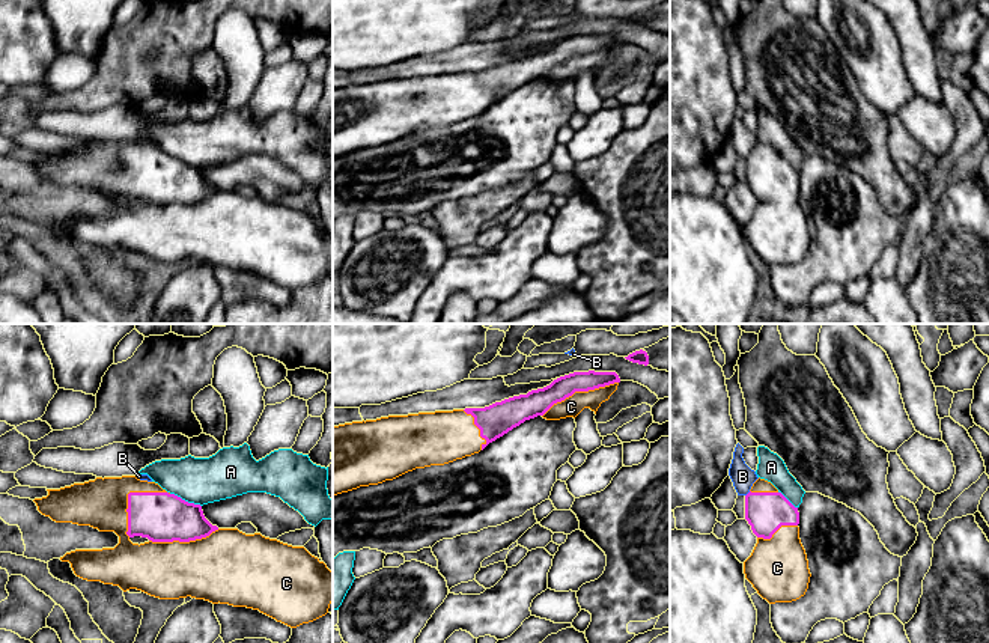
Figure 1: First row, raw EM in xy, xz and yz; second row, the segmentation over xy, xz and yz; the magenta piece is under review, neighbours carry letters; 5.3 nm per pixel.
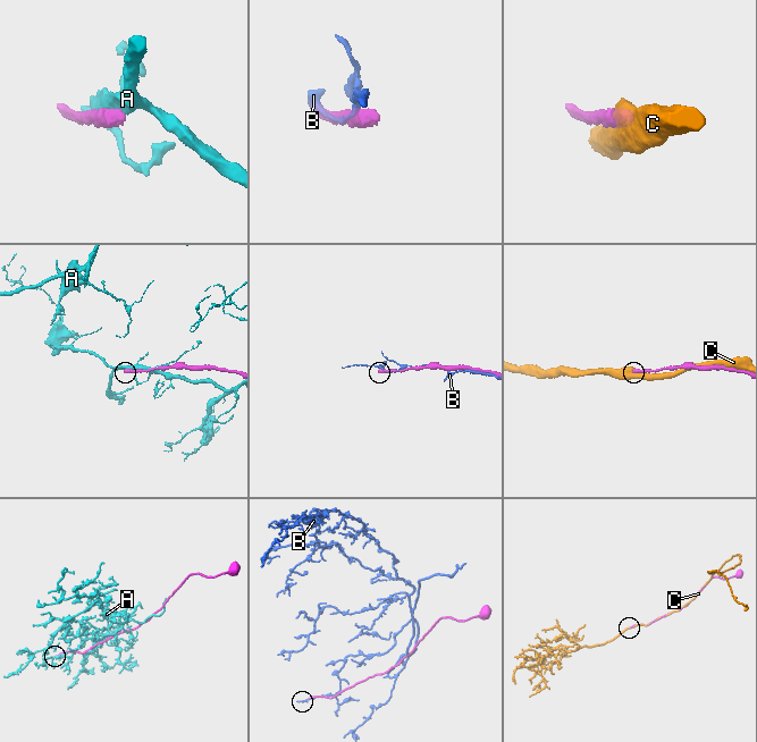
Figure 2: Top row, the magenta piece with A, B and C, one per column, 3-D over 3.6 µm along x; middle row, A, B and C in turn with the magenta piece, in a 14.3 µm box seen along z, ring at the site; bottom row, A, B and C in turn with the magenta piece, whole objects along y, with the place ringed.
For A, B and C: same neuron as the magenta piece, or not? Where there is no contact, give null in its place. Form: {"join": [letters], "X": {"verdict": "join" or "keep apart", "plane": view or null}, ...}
{"join": ["C"], "A": {"verdict": "keep apart", "plane": "xy"}, "B": {"verdict": "keep apart", "plane": "yz"}, "C": {"verdict": "join", "plane": "xy"}}

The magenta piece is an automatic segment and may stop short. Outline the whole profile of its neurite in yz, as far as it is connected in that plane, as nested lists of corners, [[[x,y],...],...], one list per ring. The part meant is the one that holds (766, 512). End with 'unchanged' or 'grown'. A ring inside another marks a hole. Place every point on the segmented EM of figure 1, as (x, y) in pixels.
[[[757,479],[745,495],[745,520],[757,536],[751,556],[744,562],[745,578],[769,604],[792,602],[805,595],[810,569],[799,539],[799,512],[771,482]]]; grown

